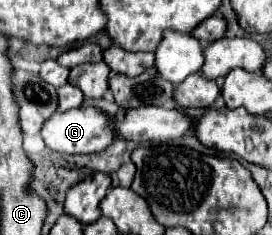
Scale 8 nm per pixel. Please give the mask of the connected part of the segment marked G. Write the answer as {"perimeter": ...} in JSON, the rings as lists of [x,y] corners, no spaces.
{"perimeter":[[[75,108],[69,112],[57,112],[43,124],[43,140],[45,144],[61,154],[93,154],[103,152],[113,144],[117,138],[115,130],[111,128],[111,118],[99,108]]]}

